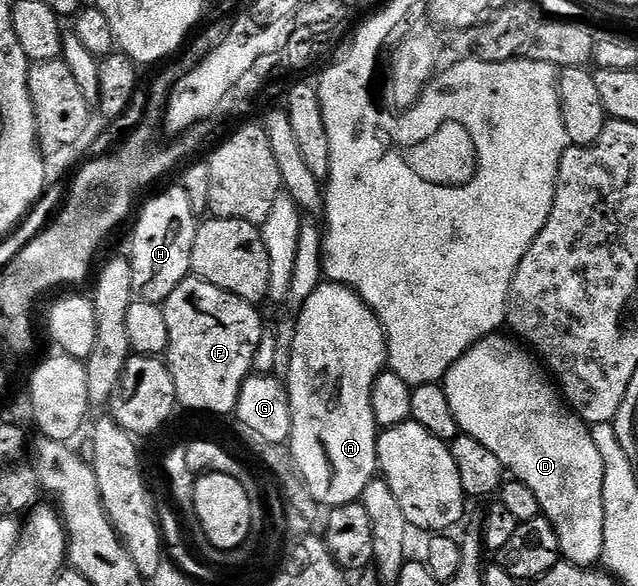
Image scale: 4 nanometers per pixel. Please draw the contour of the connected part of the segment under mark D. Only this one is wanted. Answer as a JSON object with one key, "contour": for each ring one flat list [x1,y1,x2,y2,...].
{"contour":[[502,335,486,336,480,342,476,342,447,370,444,387,448,394,448,403,452,406,452,414,456,414,456,422,465,435,476,438,476,442,481,442,483,446,488,446,488,450,492,450,492,454,496,454,496,458,500,458,503,469,513,479,524,482,524,486,528,486,528,490,532,490,536,494,542,507,542,515,552,522,552,526,556,530,556,538,560,542,561,559,572,562,581,568,593,568,601,561,604,550,604,458,600,458,600,450,596,450,591,425,587,424,585,420,581,420,574,413,573,408,566,403,557,383,552,379,551,373,517,339,511,338,509,335,506,335,507,337]]}

